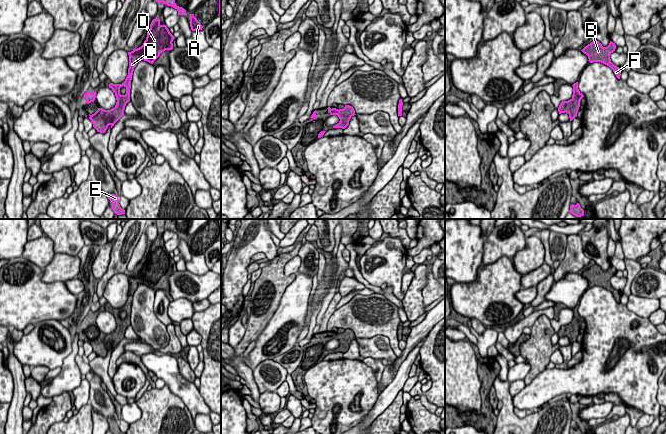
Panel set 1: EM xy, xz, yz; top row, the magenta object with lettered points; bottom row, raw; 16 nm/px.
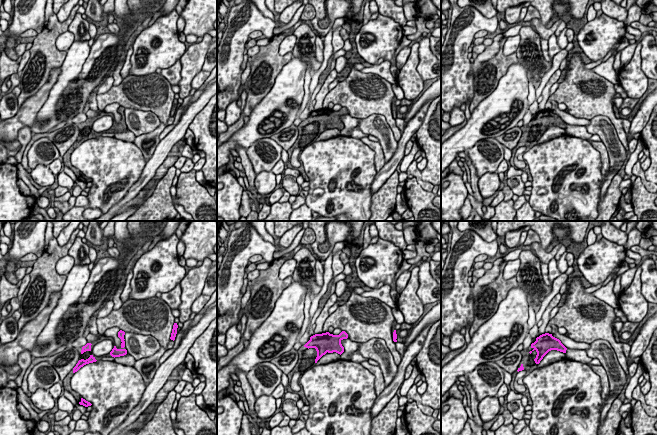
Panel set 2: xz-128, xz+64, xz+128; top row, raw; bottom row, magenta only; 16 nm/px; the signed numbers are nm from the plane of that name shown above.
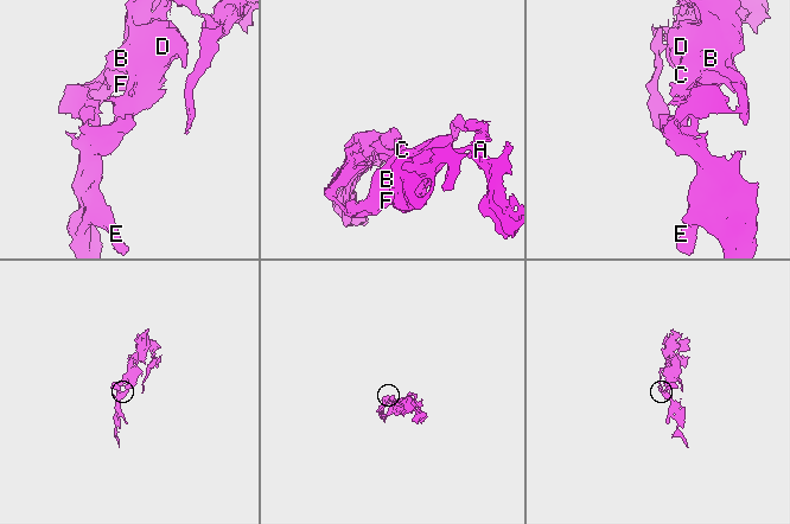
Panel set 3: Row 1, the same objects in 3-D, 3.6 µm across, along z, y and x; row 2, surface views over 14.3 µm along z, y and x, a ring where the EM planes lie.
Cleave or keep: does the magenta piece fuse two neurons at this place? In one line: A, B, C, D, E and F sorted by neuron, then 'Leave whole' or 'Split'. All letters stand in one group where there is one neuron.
Groups: A B C D E F. Leave whole

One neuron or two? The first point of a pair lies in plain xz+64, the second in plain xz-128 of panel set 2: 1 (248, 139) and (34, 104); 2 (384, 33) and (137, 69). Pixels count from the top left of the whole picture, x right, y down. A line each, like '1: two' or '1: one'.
1: two
2: one

